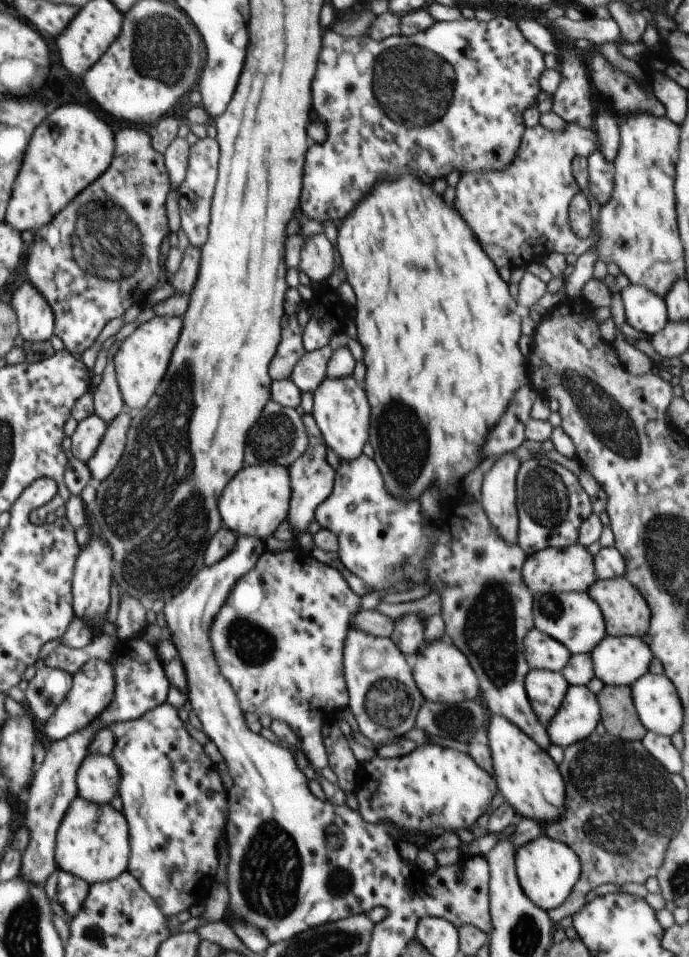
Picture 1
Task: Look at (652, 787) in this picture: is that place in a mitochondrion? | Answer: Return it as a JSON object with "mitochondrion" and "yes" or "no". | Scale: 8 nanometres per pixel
{"mitochondrion":"yes"}

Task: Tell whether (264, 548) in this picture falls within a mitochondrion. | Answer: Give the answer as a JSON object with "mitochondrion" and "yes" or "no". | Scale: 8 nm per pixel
{"mitochondrion":"no"}

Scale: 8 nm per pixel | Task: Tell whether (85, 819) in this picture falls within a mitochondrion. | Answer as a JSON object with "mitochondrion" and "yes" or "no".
{"mitochondrion":"no"}

